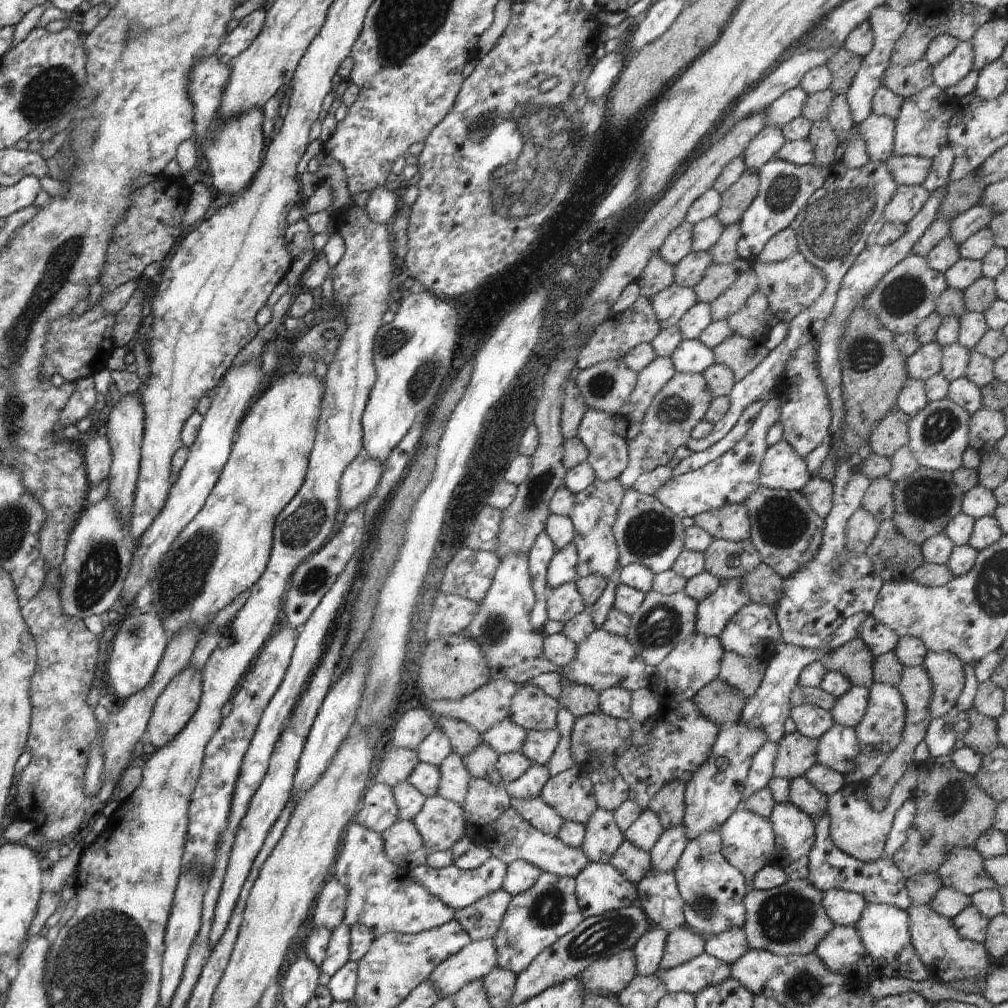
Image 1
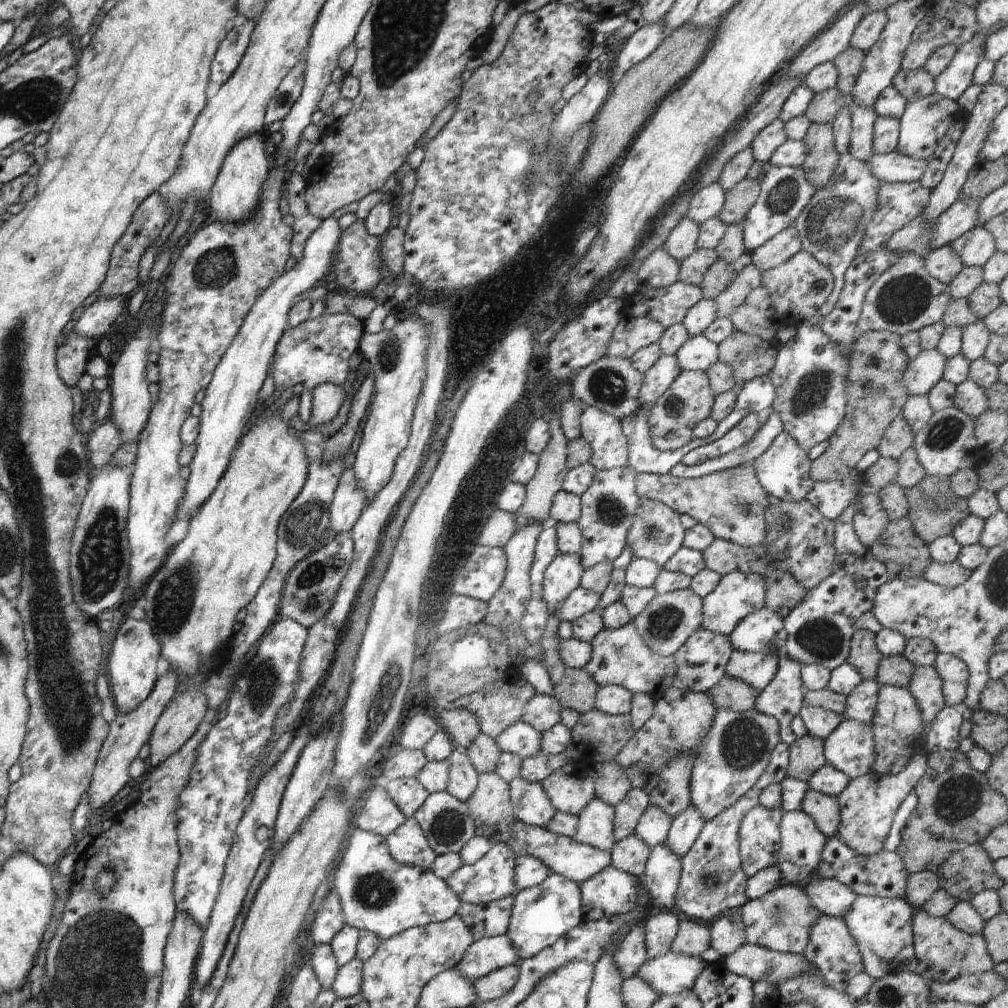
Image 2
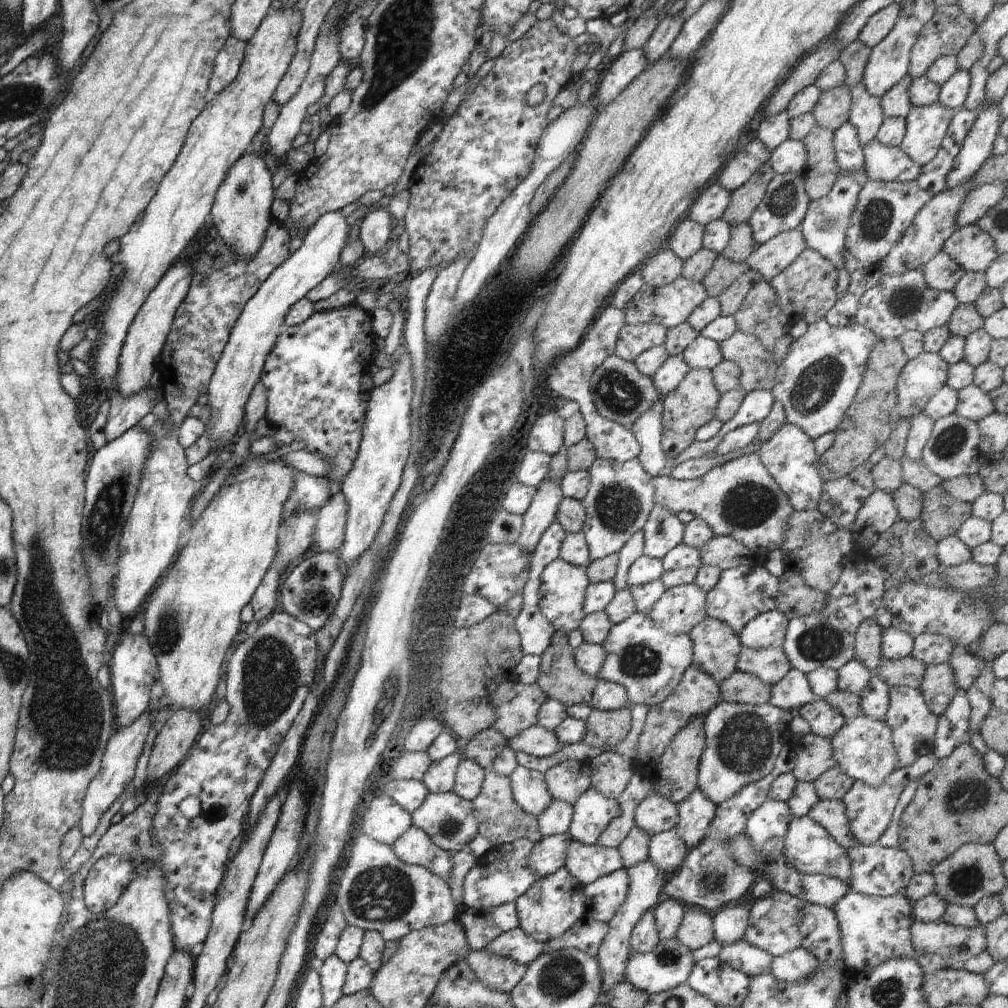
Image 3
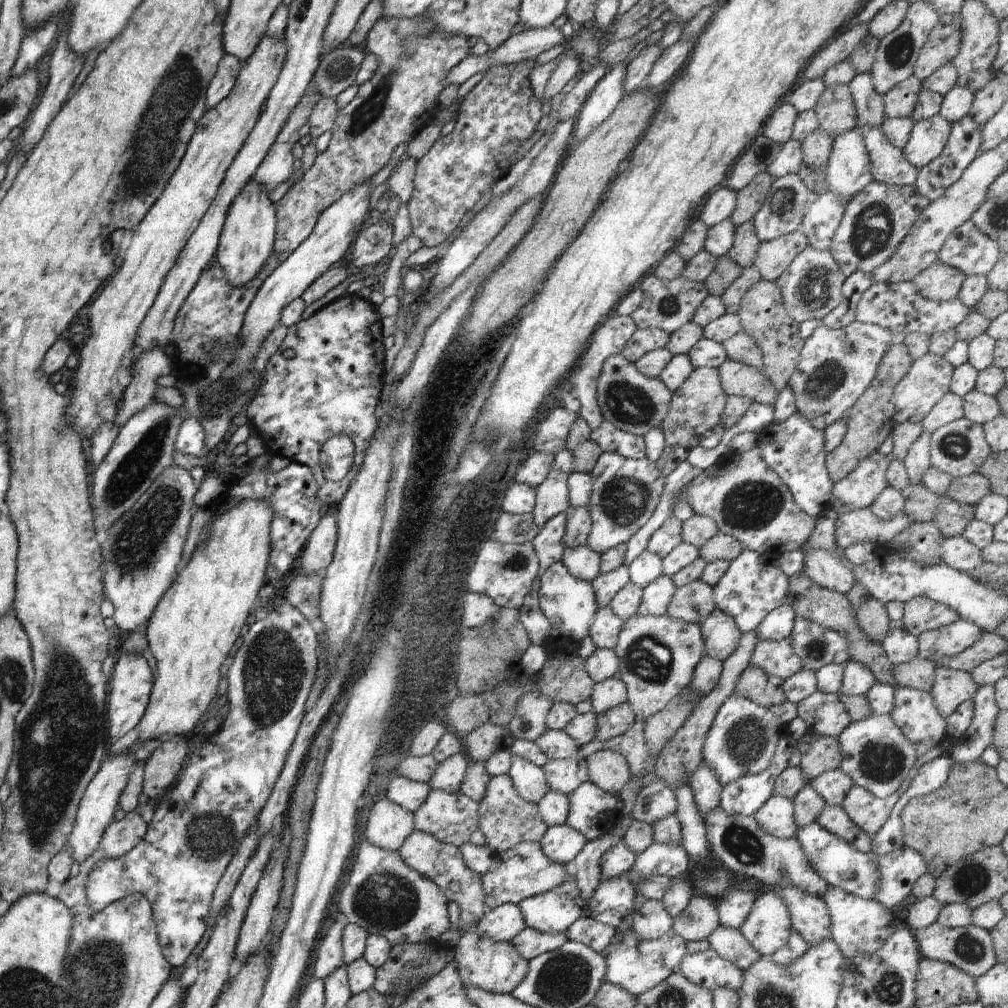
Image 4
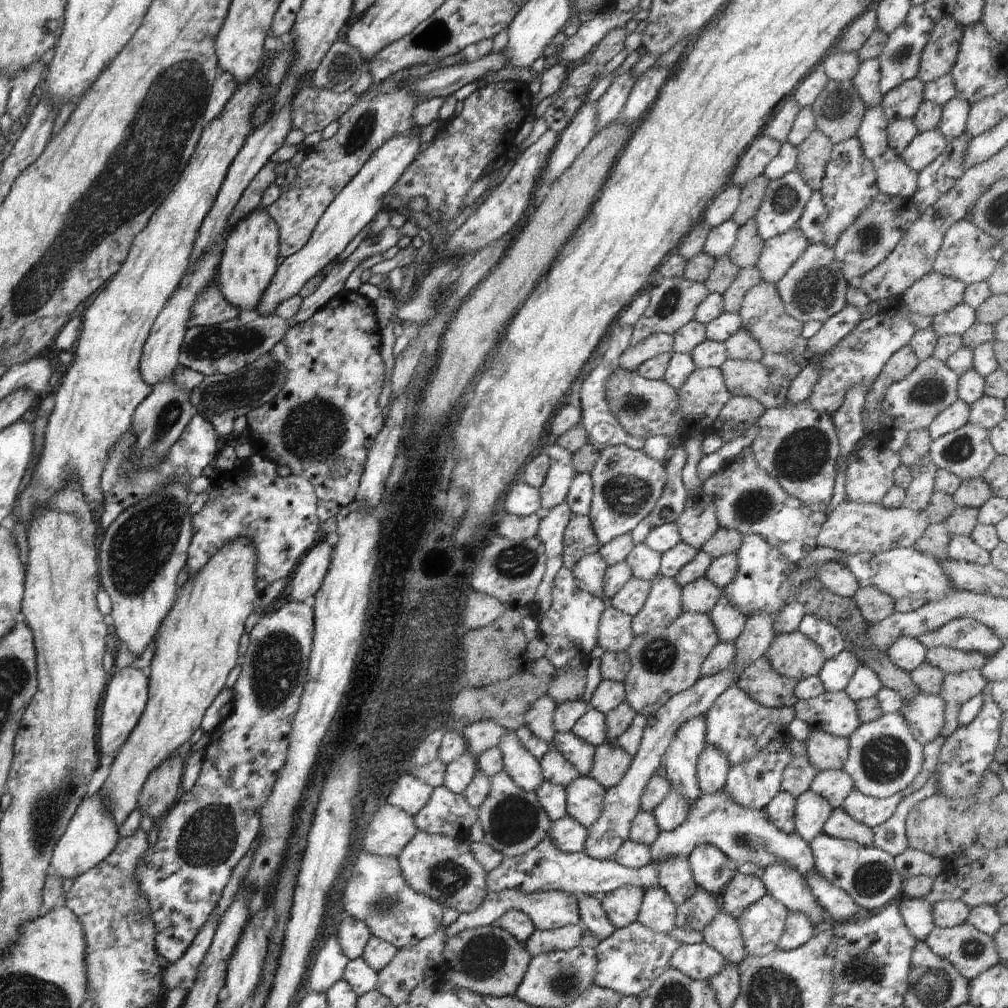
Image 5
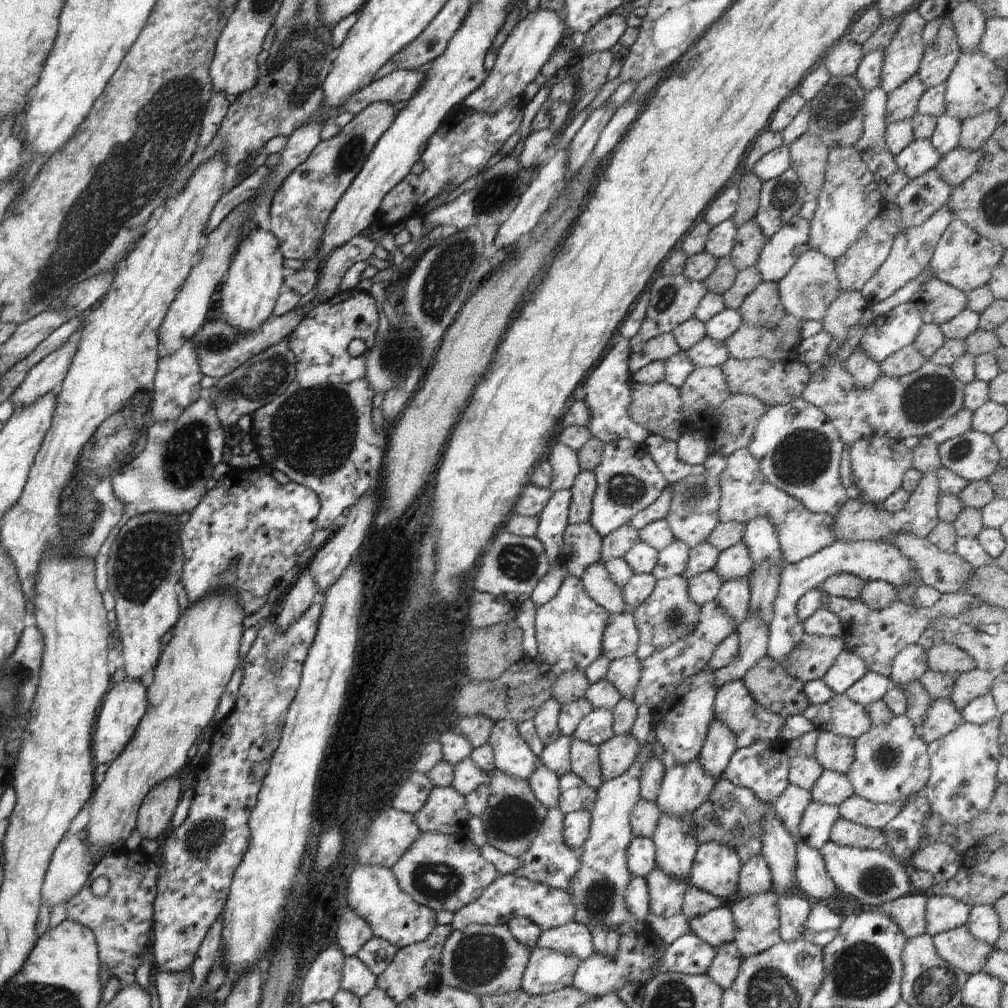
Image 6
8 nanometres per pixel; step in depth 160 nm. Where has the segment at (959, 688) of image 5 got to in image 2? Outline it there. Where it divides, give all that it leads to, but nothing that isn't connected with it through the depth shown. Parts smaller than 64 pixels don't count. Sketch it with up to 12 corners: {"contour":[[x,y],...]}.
{"contour":[[934,666],[916,667],[907,686],[924,722],[945,706]]}

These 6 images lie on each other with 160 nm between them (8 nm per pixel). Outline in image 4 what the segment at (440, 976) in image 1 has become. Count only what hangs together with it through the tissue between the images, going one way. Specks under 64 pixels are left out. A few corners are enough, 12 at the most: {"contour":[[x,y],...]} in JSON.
{"contour":[[527,927],[510,944],[530,961],[568,942],[550,935]]}

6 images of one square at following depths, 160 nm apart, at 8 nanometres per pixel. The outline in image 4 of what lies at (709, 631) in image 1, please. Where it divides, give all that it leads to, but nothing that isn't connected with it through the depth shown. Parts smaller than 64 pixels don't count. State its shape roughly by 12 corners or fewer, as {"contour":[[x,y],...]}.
{"contour":[[746,548],[713,588],[740,632],[785,604],[790,577]]}

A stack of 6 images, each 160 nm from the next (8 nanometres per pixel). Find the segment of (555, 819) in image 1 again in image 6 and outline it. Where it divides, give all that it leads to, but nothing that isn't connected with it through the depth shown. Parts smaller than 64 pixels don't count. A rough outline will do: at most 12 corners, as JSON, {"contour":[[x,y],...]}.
{"contour":[[495,721],[488,744],[498,769],[529,780],[539,757],[516,723]]}

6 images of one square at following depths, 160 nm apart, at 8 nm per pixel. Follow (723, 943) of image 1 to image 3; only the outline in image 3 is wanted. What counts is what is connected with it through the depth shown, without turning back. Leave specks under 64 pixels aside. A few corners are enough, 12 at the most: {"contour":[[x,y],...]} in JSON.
{"contour":[[749,900],[713,914],[713,935],[722,946],[744,940]]}

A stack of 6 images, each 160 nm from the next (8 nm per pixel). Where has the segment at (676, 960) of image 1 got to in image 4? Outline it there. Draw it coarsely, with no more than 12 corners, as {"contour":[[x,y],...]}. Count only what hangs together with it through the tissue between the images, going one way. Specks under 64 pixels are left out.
{"contour":[[697,893],[673,919],[686,943],[721,925],[716,900]]}

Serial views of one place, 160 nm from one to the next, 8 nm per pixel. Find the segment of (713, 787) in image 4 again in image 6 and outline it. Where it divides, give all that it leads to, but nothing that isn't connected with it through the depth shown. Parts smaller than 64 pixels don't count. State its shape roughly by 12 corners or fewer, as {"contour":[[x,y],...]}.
{"contour":[[712,721],[701,751],[700,766],[722,778],[737,749],[736,735]]}

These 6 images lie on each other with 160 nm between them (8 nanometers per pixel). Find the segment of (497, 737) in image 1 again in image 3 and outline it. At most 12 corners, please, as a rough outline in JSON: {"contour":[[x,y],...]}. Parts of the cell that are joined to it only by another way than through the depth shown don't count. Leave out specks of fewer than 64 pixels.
{"contour":[[539,725],[509,740],[508,747],[536,757],[564,748]]}

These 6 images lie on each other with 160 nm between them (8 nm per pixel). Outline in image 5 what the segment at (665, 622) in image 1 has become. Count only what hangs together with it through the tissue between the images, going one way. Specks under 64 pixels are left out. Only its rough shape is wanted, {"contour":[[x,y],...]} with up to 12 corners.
{"contour":[[708,577],[682,587],[682,612],[708,615],[721,597]]}

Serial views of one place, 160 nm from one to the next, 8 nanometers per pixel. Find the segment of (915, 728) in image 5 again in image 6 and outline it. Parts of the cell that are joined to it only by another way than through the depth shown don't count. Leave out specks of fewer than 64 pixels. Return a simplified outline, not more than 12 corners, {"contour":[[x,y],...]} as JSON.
{"contour":[[949,698],[933,699],[919,734],[929,745],[964,722]]}

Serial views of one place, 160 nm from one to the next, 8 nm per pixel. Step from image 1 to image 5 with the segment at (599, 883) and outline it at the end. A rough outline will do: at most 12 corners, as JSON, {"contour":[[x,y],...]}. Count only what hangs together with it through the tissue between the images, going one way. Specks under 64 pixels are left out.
{"contour":[[621,886],[599,896],[616,929],[637,922],[644,893]]}

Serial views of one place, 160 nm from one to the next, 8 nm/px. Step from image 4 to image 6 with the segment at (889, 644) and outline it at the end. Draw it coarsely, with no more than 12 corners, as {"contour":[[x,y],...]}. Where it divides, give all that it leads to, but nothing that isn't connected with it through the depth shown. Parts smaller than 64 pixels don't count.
{"contour":[[908,645],[894,657],[890,678],[902,686],[927,669],[926,650]]}

